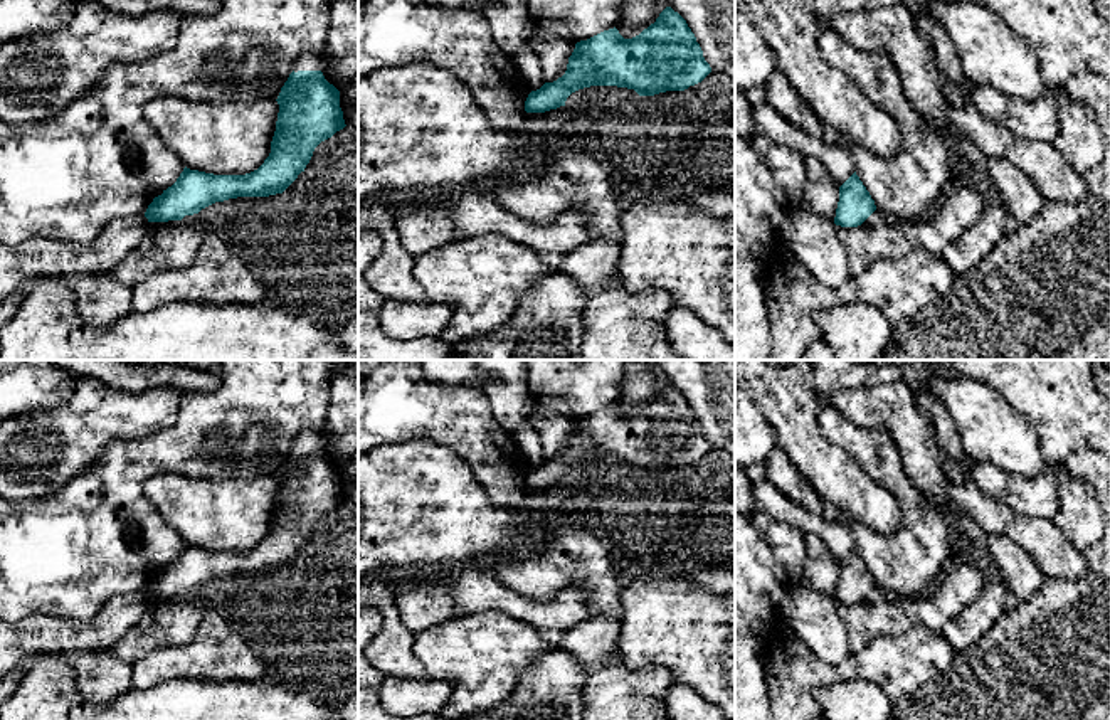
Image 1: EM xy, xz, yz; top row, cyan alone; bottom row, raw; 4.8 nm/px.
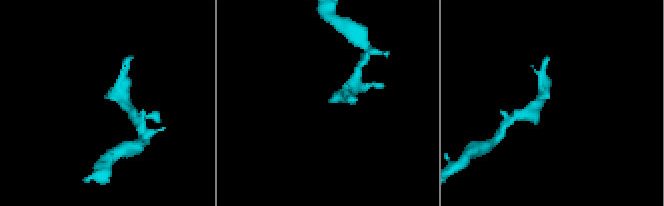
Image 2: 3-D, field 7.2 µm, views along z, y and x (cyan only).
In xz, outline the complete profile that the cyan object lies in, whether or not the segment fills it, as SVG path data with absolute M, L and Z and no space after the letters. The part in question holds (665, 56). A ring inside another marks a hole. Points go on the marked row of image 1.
M666 7L654 24L632 39L609 29L575 44L567 71L531 91L526 113L565 106L567 98L590 86L634 89L639 96L684 91L711 72L686 20Z

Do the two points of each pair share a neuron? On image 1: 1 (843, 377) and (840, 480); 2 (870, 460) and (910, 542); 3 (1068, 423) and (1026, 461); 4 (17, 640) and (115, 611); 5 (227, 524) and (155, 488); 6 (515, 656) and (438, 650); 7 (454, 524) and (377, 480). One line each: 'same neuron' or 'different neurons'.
1: different neurons
2: same neuron
3: different neurons
4: same neuron
5: same neuron
6: same neuron
7: same neuron

